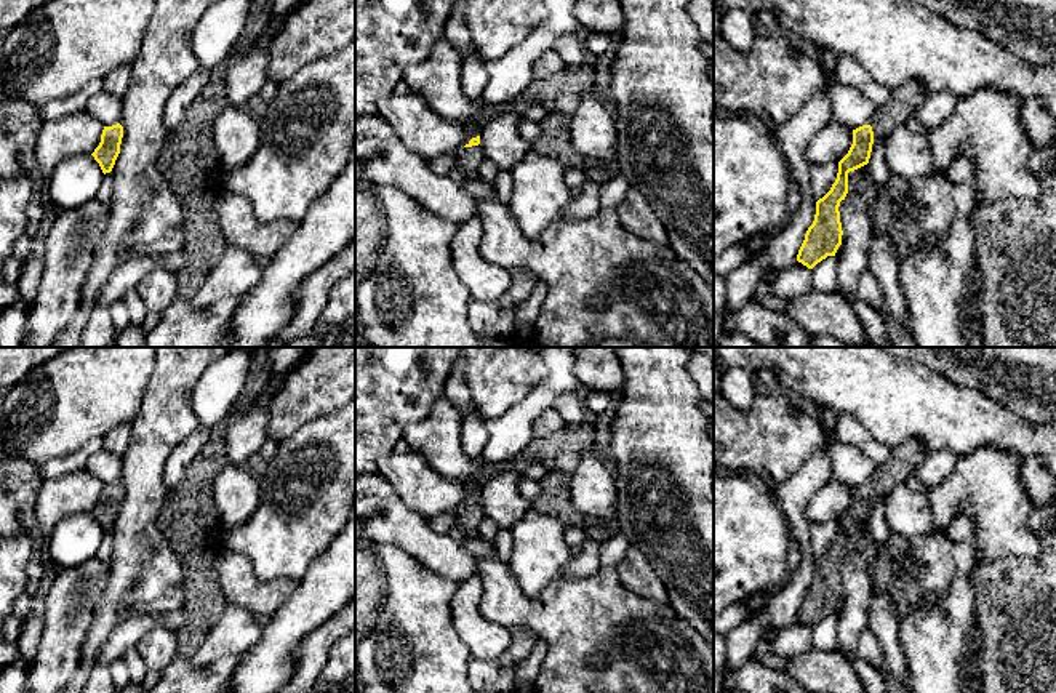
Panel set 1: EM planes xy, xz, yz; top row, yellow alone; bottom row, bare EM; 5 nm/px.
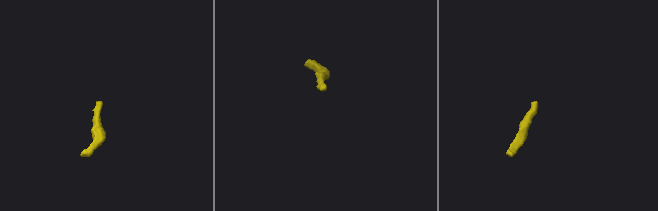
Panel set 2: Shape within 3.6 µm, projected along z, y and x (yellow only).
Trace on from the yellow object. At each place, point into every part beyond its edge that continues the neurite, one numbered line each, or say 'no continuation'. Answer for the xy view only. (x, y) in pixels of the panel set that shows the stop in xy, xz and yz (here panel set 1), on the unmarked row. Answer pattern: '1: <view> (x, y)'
no continuation

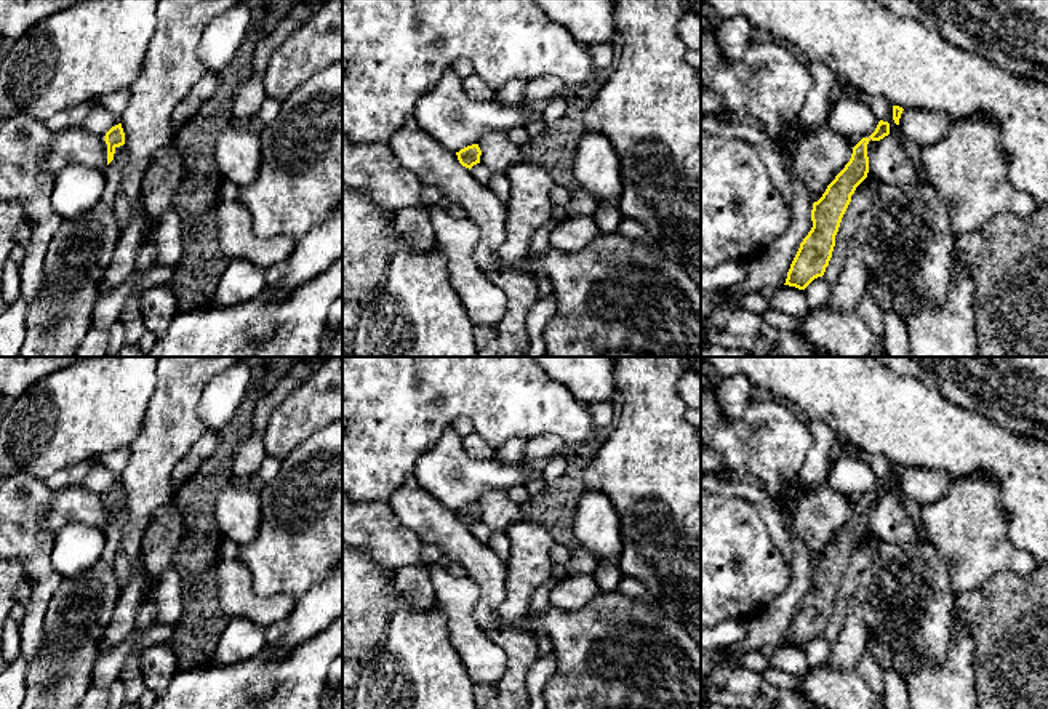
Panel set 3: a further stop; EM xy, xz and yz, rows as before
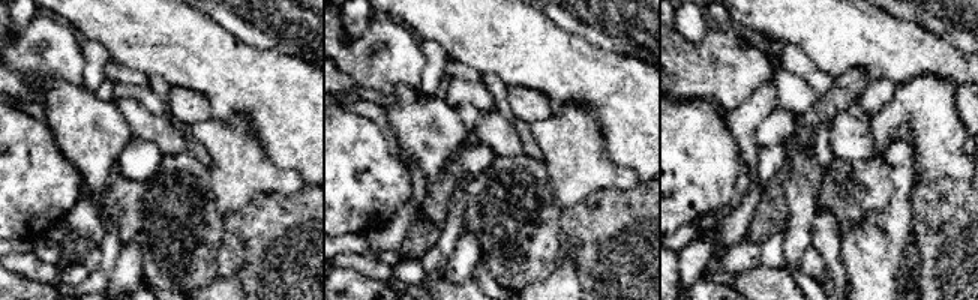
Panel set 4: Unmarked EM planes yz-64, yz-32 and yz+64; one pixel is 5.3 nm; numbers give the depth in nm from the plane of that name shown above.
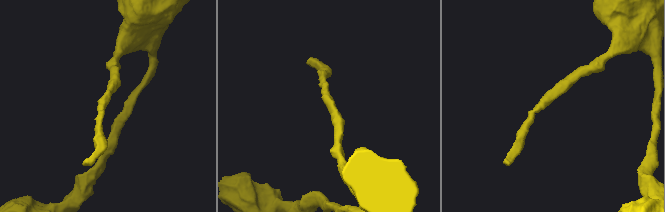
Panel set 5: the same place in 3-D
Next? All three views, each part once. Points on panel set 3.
no continuation

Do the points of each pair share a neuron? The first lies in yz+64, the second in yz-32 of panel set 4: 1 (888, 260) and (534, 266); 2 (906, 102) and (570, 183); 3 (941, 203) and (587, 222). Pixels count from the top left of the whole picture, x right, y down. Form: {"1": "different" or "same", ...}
{"1": "different", "2": "same", "3": "same"}

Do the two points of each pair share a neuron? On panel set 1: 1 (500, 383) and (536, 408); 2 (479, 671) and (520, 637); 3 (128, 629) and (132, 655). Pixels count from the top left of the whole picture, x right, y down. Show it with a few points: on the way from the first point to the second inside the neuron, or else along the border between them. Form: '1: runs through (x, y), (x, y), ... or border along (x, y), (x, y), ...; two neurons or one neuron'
1: border along (548, 370), (541, 383), (503, 413), (490, 418); two neurons
2: runs through (492, 671), (516, 650); one neuron
3: border along (135, 645), (122, 656); two neurons

